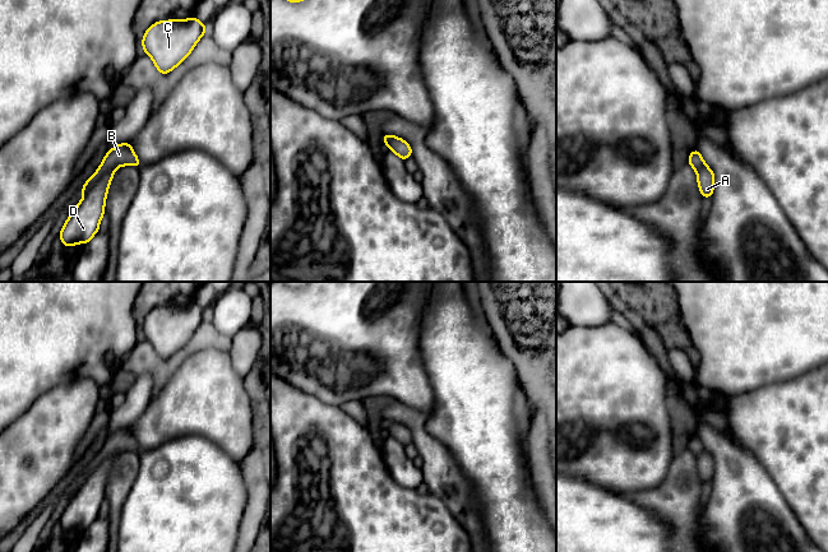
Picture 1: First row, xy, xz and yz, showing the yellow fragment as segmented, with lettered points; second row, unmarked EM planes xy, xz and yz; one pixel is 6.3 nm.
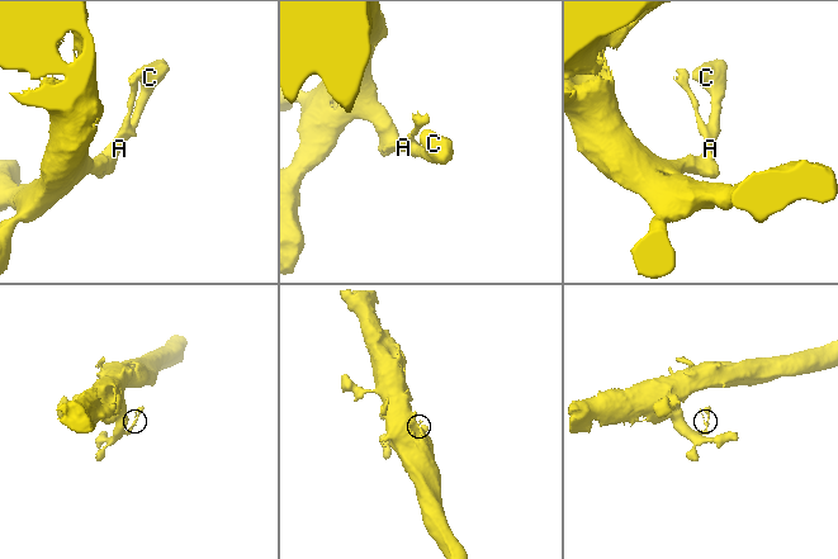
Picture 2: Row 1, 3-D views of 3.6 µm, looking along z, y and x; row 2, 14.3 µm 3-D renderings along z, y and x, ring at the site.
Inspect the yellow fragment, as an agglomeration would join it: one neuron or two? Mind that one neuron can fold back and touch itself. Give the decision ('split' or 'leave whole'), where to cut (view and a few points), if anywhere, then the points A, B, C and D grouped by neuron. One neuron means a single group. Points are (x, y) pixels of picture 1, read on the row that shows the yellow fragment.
split; cut in xy along (115, 167), (106, 171), (84, 196); A C D / B

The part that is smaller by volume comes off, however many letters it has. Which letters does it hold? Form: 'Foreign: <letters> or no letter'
Foreign: B

